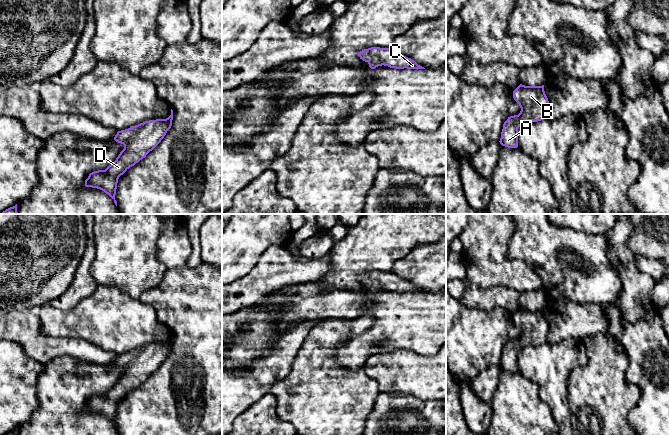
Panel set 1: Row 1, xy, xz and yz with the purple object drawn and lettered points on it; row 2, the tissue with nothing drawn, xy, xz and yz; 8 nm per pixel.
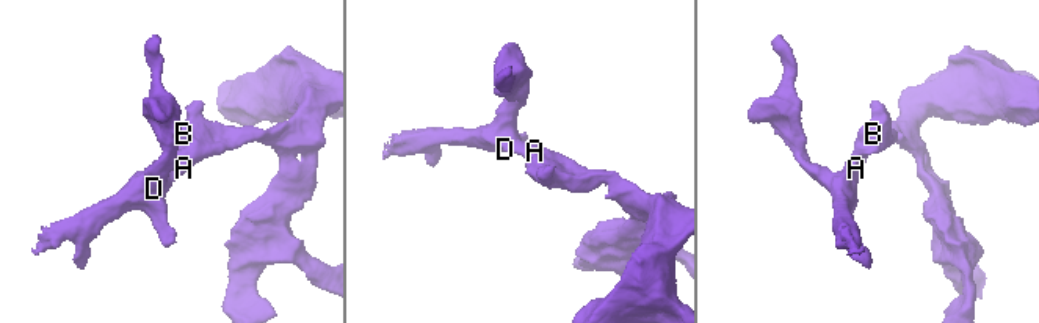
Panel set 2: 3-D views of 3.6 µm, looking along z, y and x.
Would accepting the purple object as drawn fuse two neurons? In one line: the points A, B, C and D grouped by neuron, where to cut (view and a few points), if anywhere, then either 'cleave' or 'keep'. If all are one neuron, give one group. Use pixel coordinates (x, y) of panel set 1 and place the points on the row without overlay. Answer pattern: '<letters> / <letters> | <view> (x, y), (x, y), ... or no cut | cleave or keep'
A B C D | no cut | keep

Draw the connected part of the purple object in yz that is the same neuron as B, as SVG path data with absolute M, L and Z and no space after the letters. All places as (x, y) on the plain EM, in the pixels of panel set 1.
M520 308L513 315L513 322L519 328L521 335L518 339L510 340L503 348L500 368L508 372L518 371L518 352L525 346L537 346L546 342L549 325L542 310L525 310Z

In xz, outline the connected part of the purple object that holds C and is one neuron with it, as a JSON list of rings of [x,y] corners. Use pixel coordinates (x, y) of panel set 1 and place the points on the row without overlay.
[[[371,271],[358,276],[358,280],[367,286],[371,293],[382,289],[396,293],[425,293],[393,272]]]

